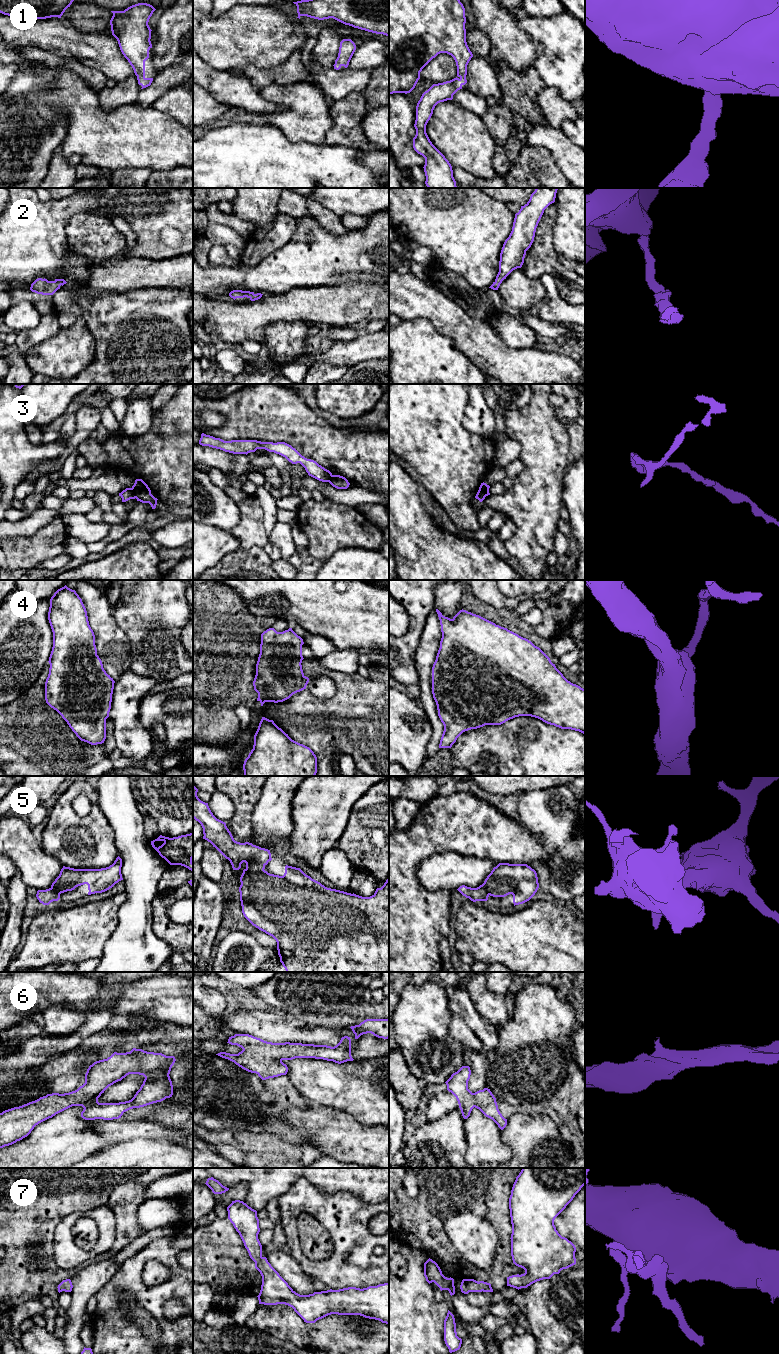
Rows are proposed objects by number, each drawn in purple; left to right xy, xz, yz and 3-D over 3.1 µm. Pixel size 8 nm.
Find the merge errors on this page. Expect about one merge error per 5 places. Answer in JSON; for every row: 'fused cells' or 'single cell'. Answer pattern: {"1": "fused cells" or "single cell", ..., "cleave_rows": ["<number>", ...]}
{"1": "single cell", "2": "single cell", "3": "fused cells", "4": "single cell", "5": "single cell", "6": "single cell", "7": "single cell", "cleave_rows": ["3"]}

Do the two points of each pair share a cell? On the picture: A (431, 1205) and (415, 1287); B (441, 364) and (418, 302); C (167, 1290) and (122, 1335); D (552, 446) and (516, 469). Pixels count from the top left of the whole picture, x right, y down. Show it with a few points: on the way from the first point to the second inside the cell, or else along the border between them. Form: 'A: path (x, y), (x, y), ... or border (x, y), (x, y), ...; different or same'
A: border (422, 1250), (429, 1256); different
B: border (402, 319), (425, 318), (441, 334); different
C: path (142, 1292), (116, 1286), (111, 1310); same
D: border (519, 458), (523, 469), (513, 478); different

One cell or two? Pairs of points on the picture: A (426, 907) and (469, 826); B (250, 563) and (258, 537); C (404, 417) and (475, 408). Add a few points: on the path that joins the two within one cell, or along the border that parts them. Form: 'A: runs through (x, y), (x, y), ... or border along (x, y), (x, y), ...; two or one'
A: runs through (410, 881), (410, 862), (443, 829); one
B: border along (263, 547), (252, 546), (248, 549), (241, 549); two
C: border along (469, 394), (469, 402), (462, 425), (471, 432); two

